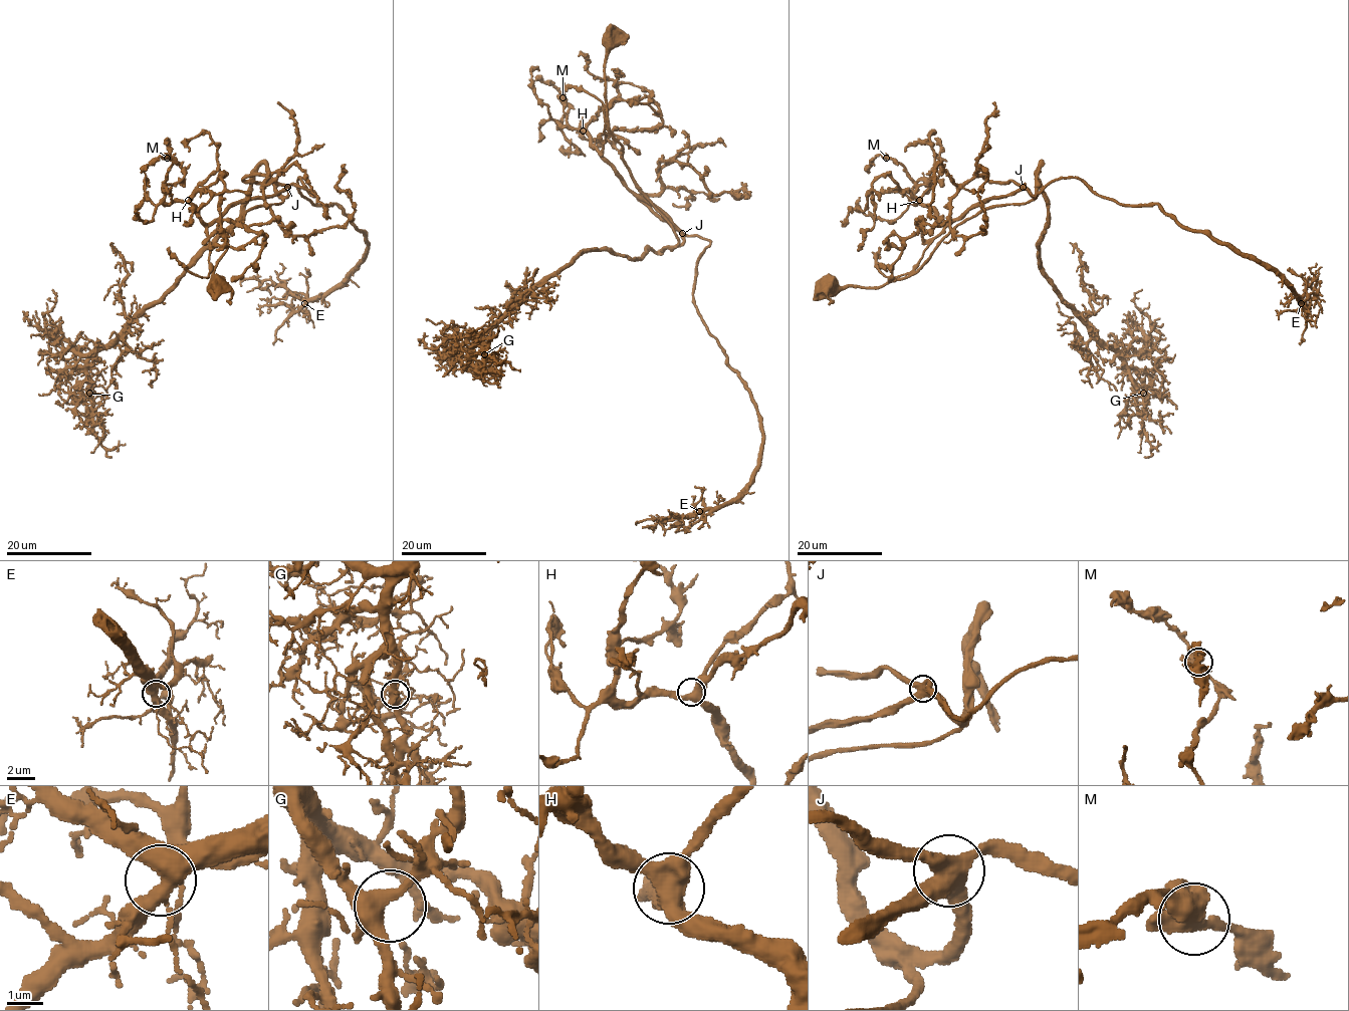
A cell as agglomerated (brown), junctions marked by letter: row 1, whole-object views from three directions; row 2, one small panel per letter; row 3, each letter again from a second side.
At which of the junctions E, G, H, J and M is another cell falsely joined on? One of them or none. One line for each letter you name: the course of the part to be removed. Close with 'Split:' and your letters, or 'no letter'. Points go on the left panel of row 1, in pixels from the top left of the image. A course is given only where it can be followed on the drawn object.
J: foreign part runs (287, 186), (312, 196), (300, 178), (311, 204), (336, 205), (365, 256), (308, 298), (241, 286)
Split: J

